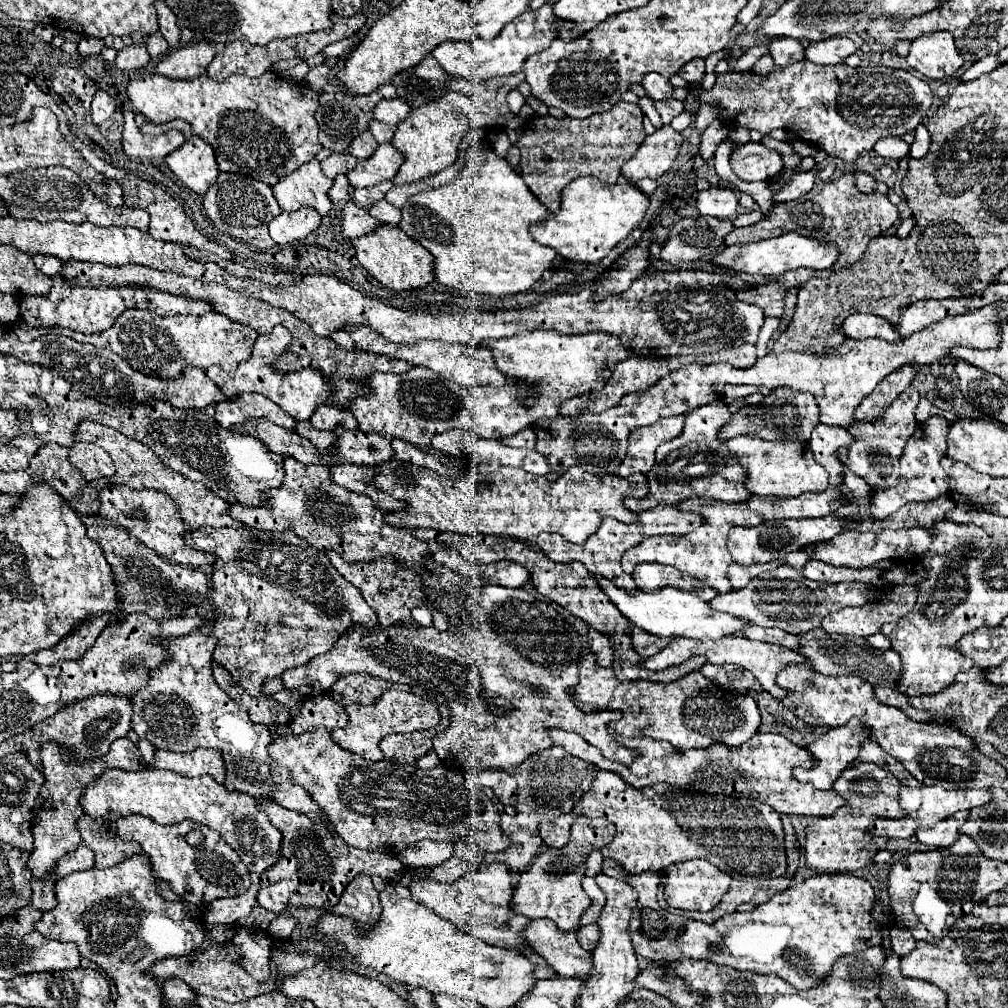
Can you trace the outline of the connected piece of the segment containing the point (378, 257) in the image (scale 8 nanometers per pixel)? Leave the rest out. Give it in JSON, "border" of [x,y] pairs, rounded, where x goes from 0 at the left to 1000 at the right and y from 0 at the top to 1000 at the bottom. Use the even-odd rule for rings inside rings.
{"border":[[[376,224],[370,232],[362,236],[350,238],[350,244],[354,248],[354,258],[362,264],[362,268],[380,284],[388,288],[410,288],[410,286],[420,286],[430,280],[430,260],[432,256],[428,254],[426,248],[422,248],[416,240],[408,238],[402,230],[396,228],[396,224]]]}

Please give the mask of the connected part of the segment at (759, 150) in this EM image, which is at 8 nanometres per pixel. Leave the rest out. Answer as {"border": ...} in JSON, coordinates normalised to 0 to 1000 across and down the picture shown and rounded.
{"border":[[[743,141],[725,153],[725,165],[727,171],[739,181],[761,181],[777,169],[777,159],[771,149],[759,147],[755,141]]]}

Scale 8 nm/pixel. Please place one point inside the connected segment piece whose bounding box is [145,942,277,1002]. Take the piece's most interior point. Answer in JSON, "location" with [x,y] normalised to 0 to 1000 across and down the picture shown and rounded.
{"location":[209,966]}

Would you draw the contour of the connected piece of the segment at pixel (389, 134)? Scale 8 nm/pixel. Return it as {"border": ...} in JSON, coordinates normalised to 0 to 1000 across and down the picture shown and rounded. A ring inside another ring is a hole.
{"border":[[[374,119],[368,121],[366,129],[368,129],[368,133],[372,135],[372,139],[374,139],[376,143],[388,141],[388,139],[390,139],[390,133],[392,133],[392,125],[384,125],[384,123],[378,123],[378,121],[374,121]]]}

